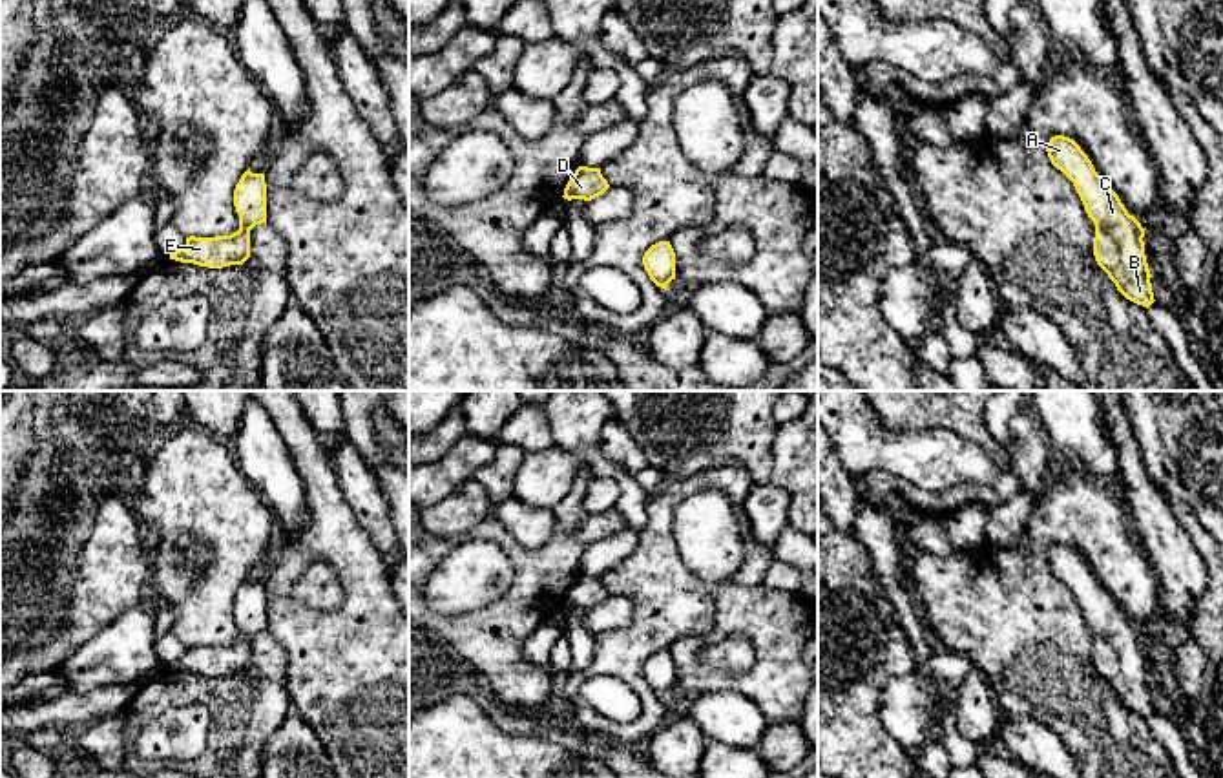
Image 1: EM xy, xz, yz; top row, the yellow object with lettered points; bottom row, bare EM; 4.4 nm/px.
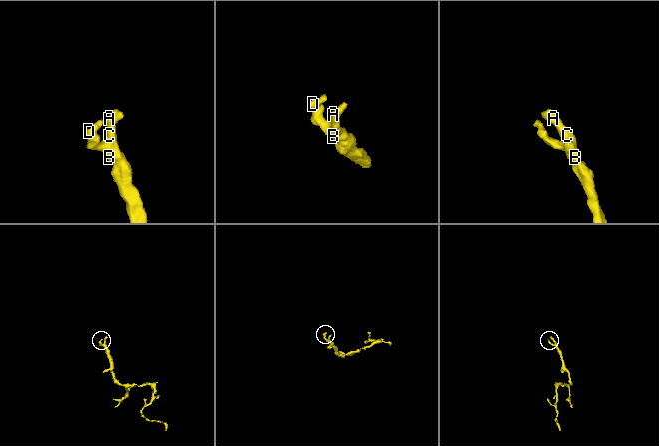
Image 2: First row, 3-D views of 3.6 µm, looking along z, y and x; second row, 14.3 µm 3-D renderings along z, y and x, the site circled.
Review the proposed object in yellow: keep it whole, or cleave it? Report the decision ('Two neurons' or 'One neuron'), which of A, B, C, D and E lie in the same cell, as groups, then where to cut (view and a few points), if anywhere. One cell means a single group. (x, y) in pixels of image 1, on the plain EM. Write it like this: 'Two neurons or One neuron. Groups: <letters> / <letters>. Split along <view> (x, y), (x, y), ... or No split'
One neuron. Groups: A B C D E. No split

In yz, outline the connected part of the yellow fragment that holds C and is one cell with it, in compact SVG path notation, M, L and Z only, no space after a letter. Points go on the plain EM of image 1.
M1055 544L1046 561L1051 573L1073 592L1088 626L1095 634L1093 665L1097 674L1126 709L1148 718L1155 709L1145 665L1146 637L1128 623L1119 605L1095 581L1073 548Z

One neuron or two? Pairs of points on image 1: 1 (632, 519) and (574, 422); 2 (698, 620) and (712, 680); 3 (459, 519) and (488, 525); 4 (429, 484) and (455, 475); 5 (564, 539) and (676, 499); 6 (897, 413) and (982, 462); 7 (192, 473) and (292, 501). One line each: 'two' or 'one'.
1: one
2: two
3: two
4: one
5: two
6: two
7: two

